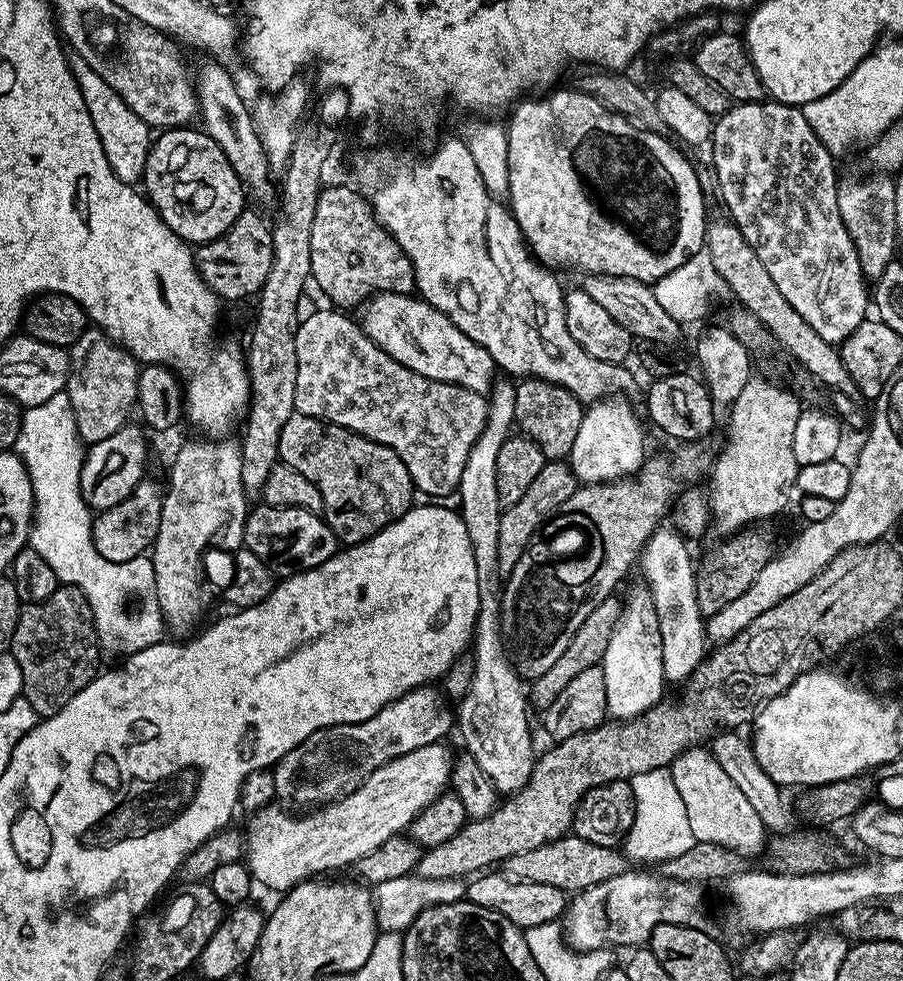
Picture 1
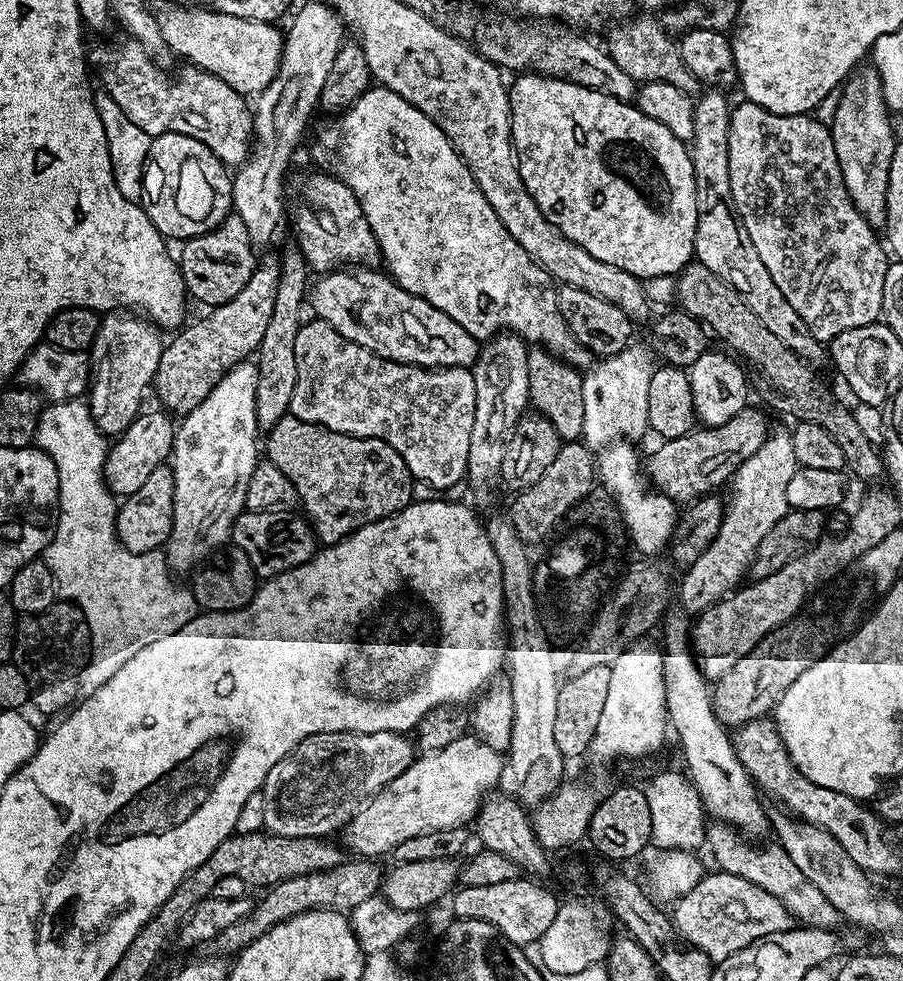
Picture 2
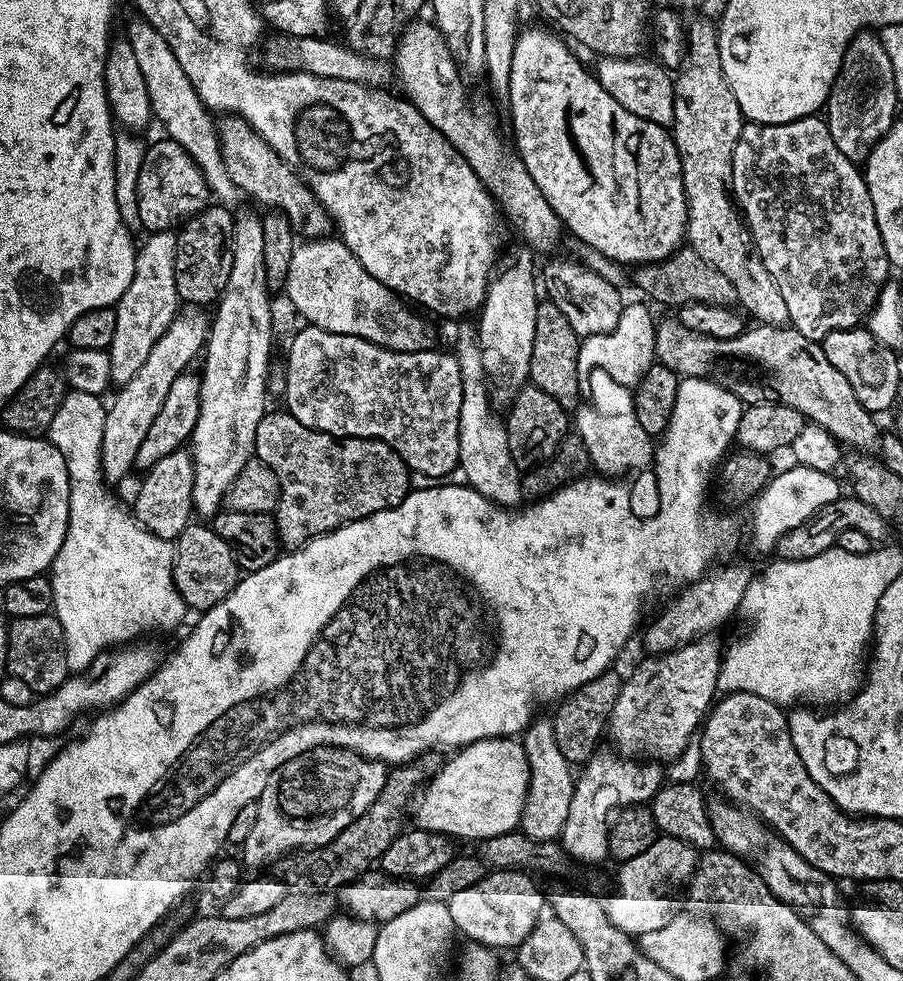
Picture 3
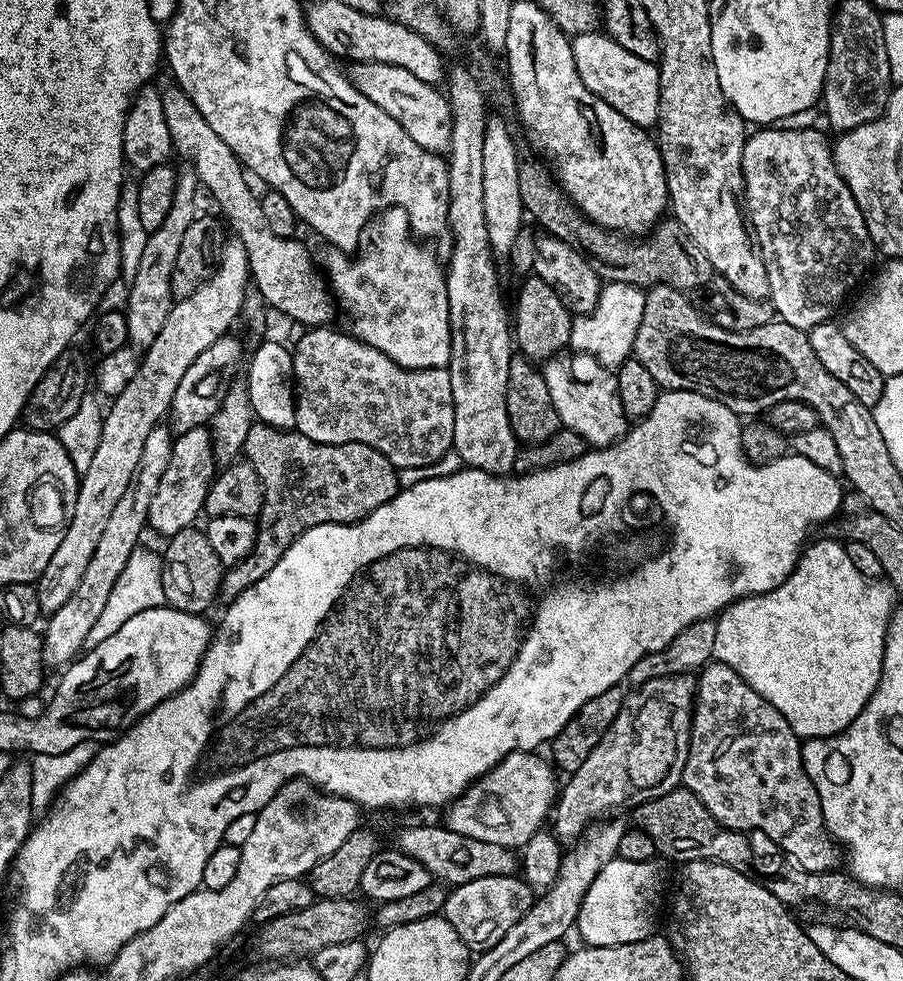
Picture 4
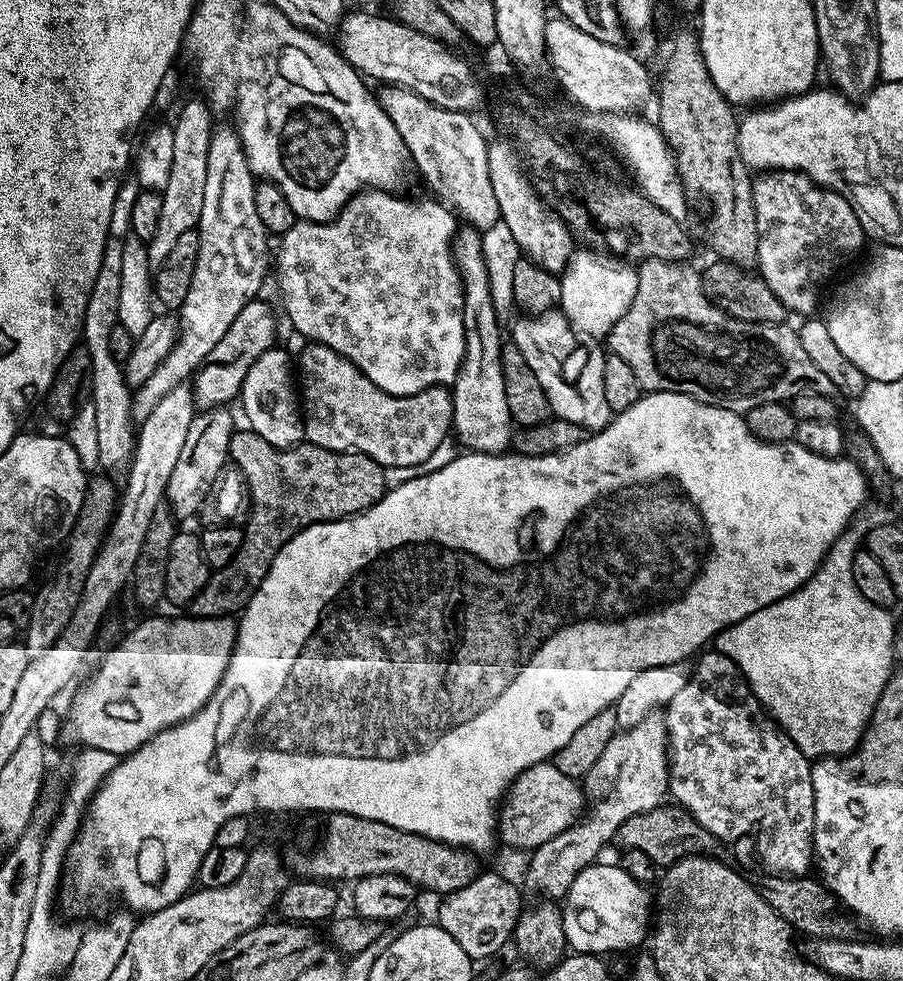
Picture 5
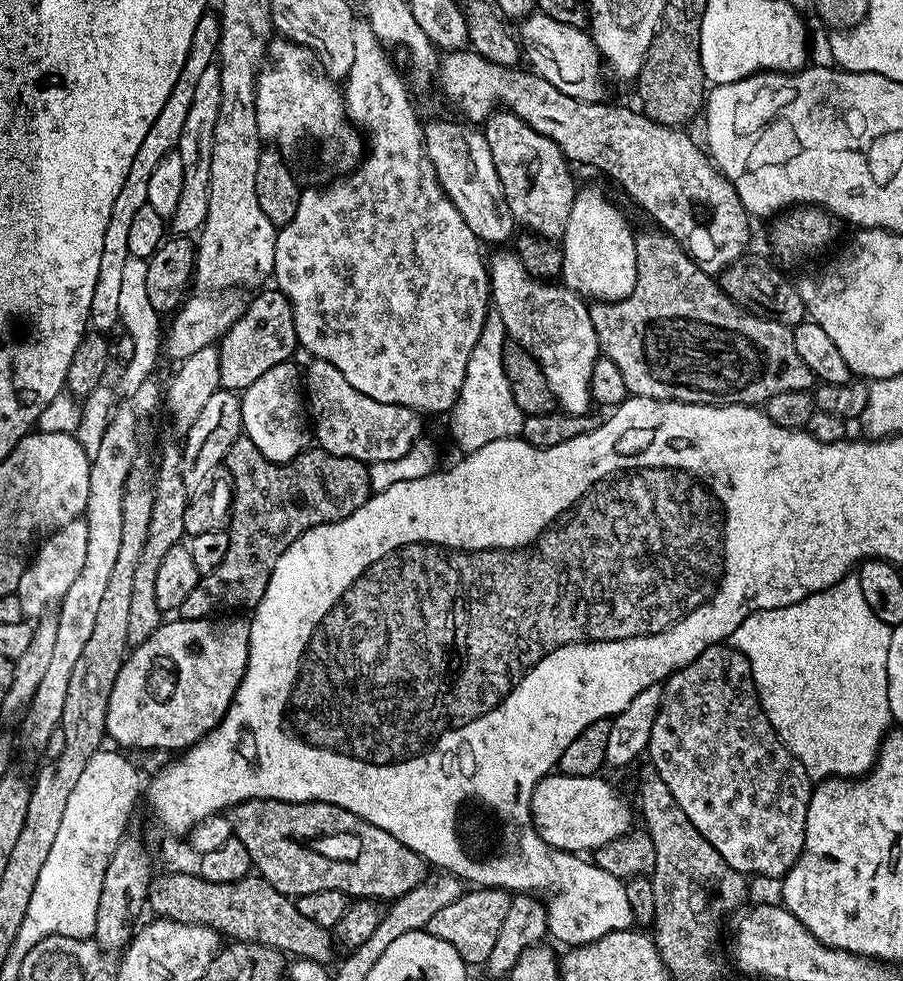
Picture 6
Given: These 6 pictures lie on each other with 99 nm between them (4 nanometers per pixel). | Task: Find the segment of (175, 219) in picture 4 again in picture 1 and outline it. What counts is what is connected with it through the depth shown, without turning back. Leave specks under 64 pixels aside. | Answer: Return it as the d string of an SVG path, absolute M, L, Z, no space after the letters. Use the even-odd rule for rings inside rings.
M92 326L70 349L72 372L68 376L67 394L74 406L78 434L85 445L91 446L118 434L129 423L136 408L136 391L141 365L132 353L117 344L113 337Z

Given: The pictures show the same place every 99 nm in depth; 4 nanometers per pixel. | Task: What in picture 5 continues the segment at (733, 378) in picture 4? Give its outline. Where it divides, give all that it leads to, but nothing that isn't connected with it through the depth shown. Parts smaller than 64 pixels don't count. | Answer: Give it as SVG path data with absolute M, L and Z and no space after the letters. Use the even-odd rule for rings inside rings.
M679 260L643 261L638 268L640 274L638 278L638 294L634 294L634 302L630 302L630 310L626 310L626 314L608 331L606 343L612 347L609 348L611 355L624 359L630 365L630 370L634 370L634 375L637 376L641 389L645 393L681 392L698 402L706 402L707 404L713 404L731 412L747 414L754 406L762 406L762 402L788 402L791 401L792 397L798 394L806 394L807 392L822 394L823 396L832 396L836 392L834 382L830 382L830 378L826 378L826 374L822 374L822 370L818 370L818 366L814 366L814 362L810 362L809 356L806 355L806 350L802 350L800 334L795 327L788 328L789 325L787 323L755 324L754 322L742 322L738 318L727 316L704 293L701 273L699 271L695 272L690 265L691 263L681 262Z

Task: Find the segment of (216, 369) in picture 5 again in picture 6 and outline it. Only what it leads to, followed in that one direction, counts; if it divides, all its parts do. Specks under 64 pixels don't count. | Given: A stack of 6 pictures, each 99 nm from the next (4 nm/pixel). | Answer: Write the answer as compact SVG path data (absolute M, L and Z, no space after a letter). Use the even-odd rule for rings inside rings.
M268 286L253 296L256 297L250 300L242 315L218 341L220 387L237 394L243 393L250 382L262 378L266 370L274 370L274 366L289 363L293 359L292 351L297 351L298 348L292 303L288 301L286 294L275 286Z

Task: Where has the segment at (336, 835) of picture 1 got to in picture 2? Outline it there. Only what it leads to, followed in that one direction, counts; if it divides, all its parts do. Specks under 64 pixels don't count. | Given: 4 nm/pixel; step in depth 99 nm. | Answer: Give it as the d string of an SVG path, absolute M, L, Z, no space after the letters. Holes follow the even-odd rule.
M465 734L463 737L461 737L460 740L450 742L448 746L442 746L441 749L436 749L433 752L425 752L423 754L417 755L415 759L413 759L413 762L409 768L406 770L402 770L402 774L398 774L393 780L389 782L389 784L385 785L384 788L380 789L379 792L376 793L375 796L371 797L347 821L348 824L344 828L344 840L346 843L349 844L350 847L353 848L353 853L359 854L361 857L364 858L380 858L380 855L383 854L383 852L388 852L391 850L399 849L401 844L405 844L406 841L408 841L410 838L414 838L415 836L422 836L425 832L429 830L445 830L444 828L452 828L455 826L455 824L464 824L473 819L473 817L476 816L478 809L481 806L482 803L482 797L487 793L487 788L491 786L492 783L495 782L496 779L500 776L500 760L501 758L499 755L494 754L494 752L487 747L487 745L480 743L476 737L472 734Z

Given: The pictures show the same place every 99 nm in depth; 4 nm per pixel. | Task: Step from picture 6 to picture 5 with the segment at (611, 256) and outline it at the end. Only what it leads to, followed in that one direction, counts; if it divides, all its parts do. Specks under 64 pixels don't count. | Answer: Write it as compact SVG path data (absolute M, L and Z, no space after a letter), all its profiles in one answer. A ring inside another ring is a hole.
M573 251L571 262L560 276L559 307L577 333L607 337L608 331L630 310L634 294L638 294L639 271L631 263L607 259L592 252Z

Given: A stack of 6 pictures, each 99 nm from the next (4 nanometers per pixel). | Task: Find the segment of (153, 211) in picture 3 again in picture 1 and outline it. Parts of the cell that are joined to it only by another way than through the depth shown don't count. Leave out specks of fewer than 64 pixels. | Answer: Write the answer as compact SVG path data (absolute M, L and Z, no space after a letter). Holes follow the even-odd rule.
M185 126L164 130L157 135L160 136L157 140L155 137L151 141L142 184L143 187L148 187L147 199L164 219L166 226L170 226L170 230L174 230L183 240L187 240L189 245L199 246L224 236L232 229L237 218L246 210L246 188L230 166L226 154L222 154L222 150L211 140L207 132L195 132L194 129L195 127Z

